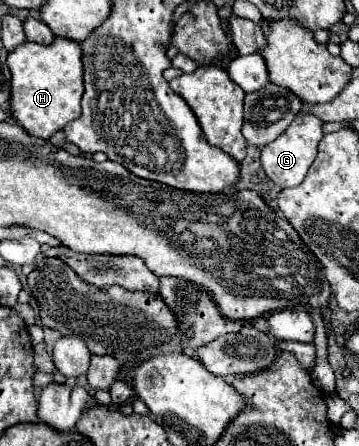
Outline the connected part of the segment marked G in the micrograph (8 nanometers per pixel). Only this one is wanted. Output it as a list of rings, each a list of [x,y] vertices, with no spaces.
[[[300,112],[296,116],[296,120],[286,128],[284,134],[280,134],[274,142],[270,142],[268,146],[262,148],[262,152],[260,152],[262,170],[266,172],[266,176],[272,182],[276,182],[282,188],[302,184],[308,168],[312,166],[312,162],[316,158],[316,148],[318,148],[318,142],[322,140],[322,136],[324,136],[324,122],[318,120],[318,116],[314,116],[314,114]]]

